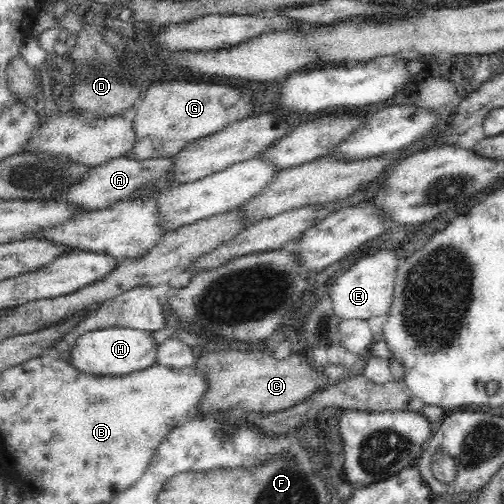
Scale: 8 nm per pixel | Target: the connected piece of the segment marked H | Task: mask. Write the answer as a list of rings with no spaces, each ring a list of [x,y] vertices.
[[[106,328],[92,330],[80,336],[70,351],[70,365],[80,372],[95,376],[126,376],[155,364],[158,352],[152,340],[151,332],[133,330],[132,328]]]

